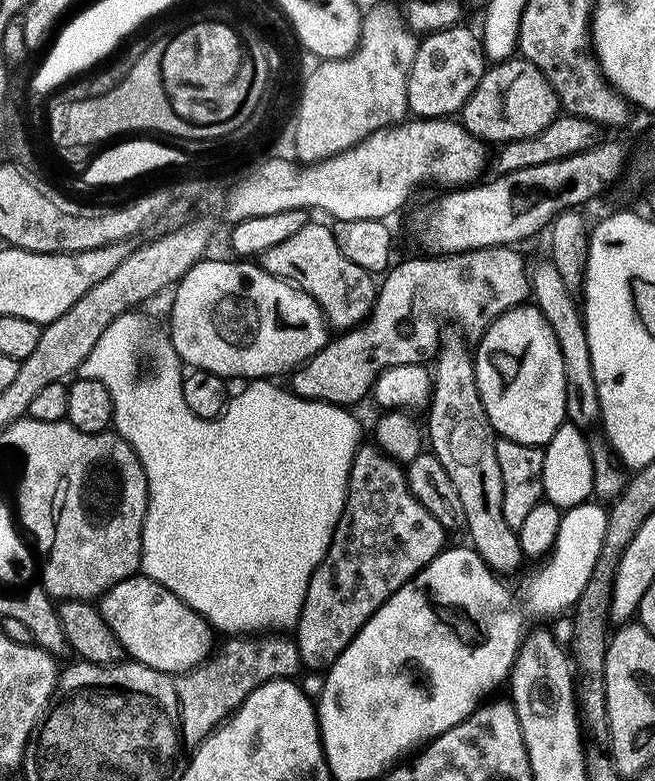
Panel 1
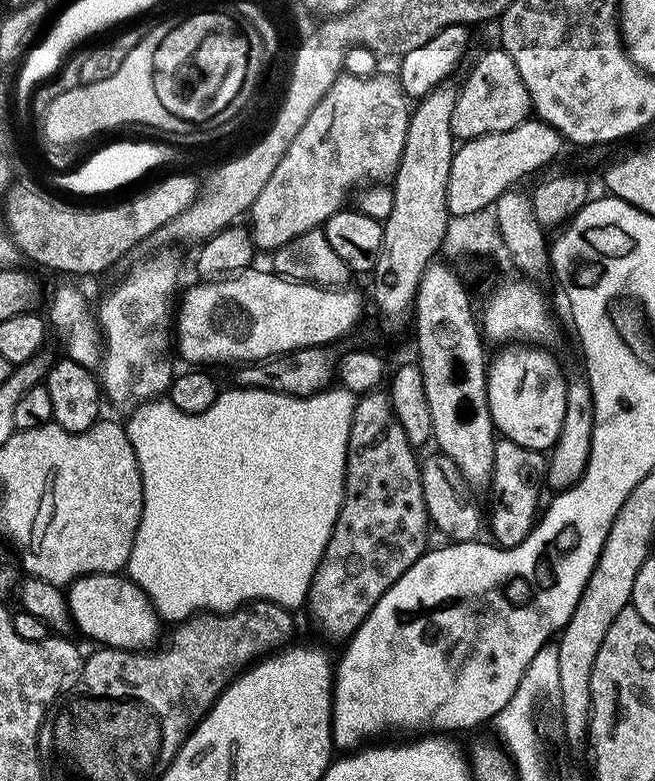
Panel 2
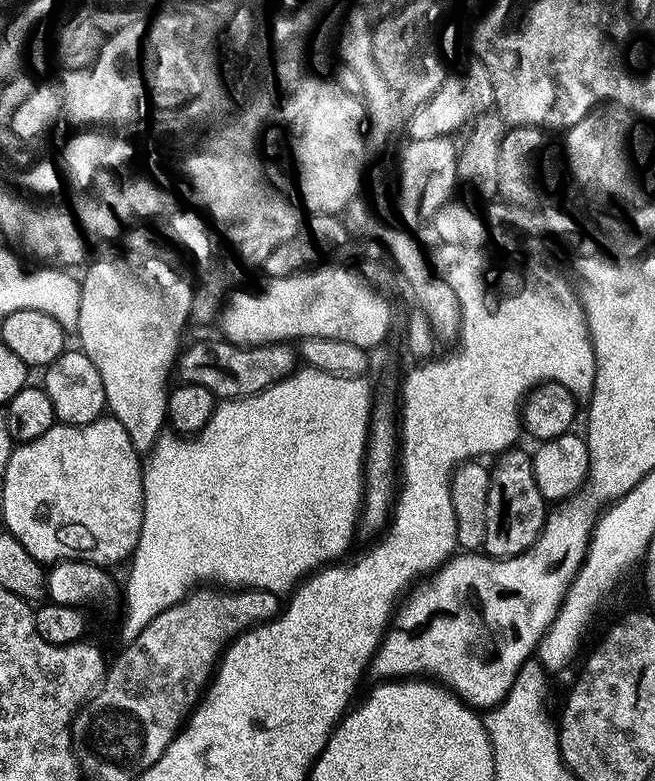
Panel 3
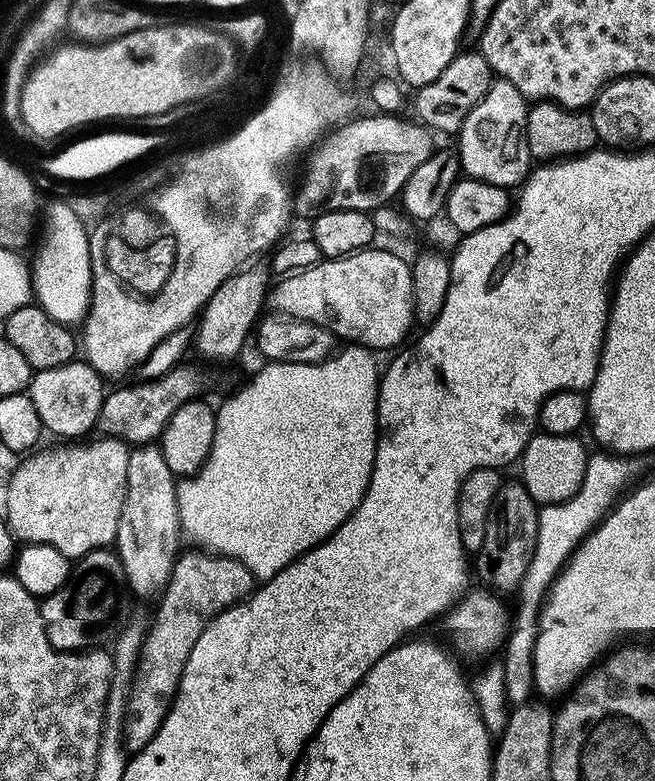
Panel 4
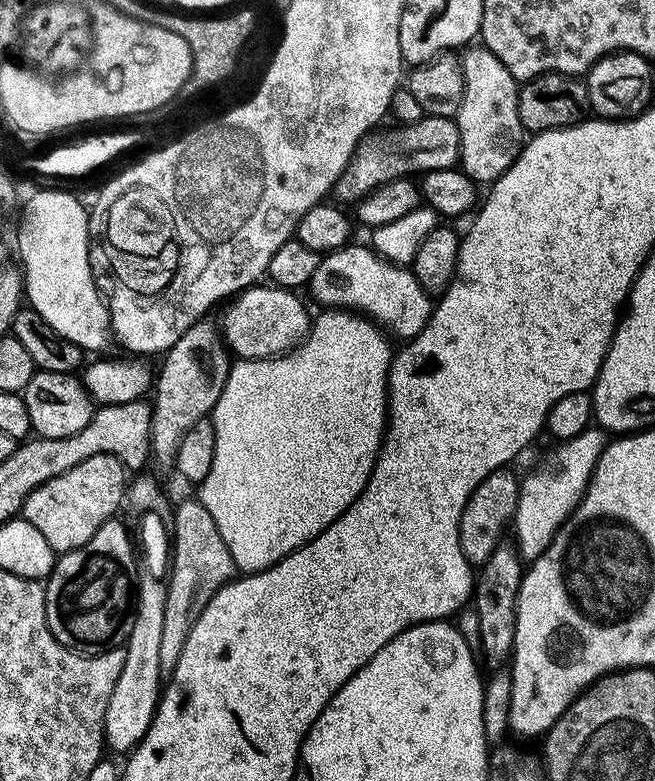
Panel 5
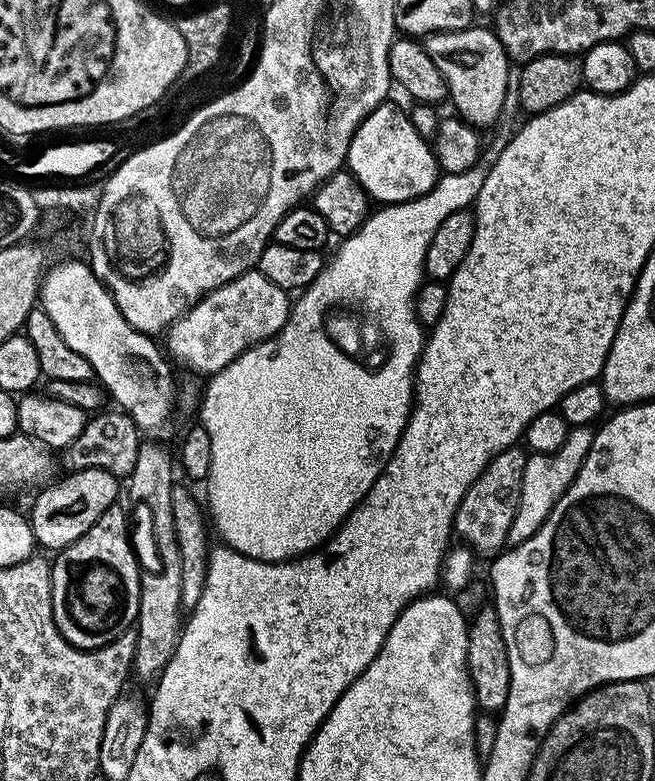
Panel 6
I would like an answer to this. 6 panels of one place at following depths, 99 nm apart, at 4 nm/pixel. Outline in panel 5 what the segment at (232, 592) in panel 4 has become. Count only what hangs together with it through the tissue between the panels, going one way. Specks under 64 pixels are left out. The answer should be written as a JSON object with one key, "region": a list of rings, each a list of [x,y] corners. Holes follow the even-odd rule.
{"region":[[[199,498],[184,500],[177,506],[172,520],[170,516],[170,539],[172,573],[166,579],[164,593],[162,650],[166,654],[178,654],[186,646],[190,630],[202,610],[206,610],[210,598],[237,575],[238,569],[226,542],[222,542],[222,534],[218,534],[218,526],[214,526],[214,518],[210,518],[210,510],[206,510]]]}

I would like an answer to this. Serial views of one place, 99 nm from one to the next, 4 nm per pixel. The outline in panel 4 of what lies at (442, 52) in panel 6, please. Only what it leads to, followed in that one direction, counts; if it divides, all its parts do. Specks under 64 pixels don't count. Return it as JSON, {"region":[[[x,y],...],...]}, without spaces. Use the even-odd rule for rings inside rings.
{"region":[[[499,78],[491,81],[488,93],[469,110],[458,133],[458,161],[465,177],[507,190],[515,189],[527,177],[534,164],[526,138],[529,107],[529,101],[510,81]]]}

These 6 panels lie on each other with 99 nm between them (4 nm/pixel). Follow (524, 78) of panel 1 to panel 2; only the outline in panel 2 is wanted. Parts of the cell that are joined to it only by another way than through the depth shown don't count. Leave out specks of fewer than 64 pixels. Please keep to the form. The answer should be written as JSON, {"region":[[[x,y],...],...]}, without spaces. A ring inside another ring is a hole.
{"region":[[[493,48],[477,60],[464,84],[459,87],[451,115],[451,132],[459,141],[510,131],[527,120],[531,113],[529,92],[514,60],[502,48]]]}

